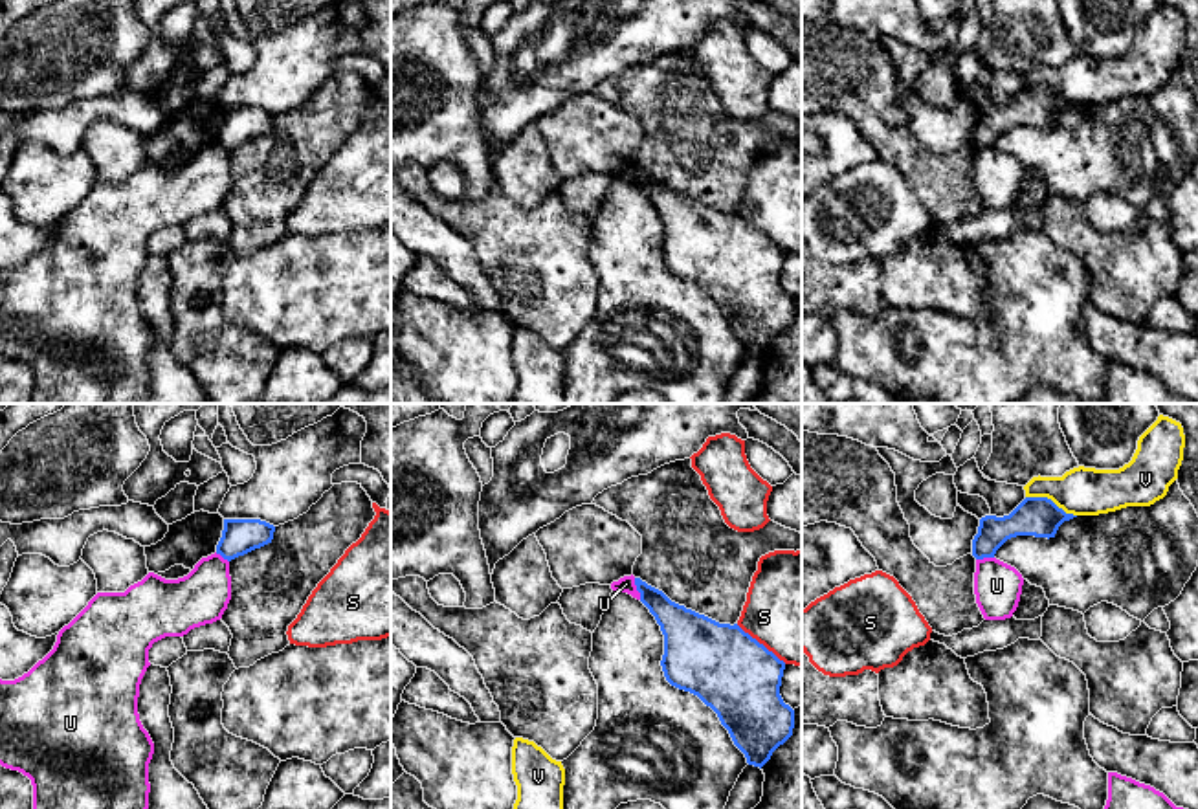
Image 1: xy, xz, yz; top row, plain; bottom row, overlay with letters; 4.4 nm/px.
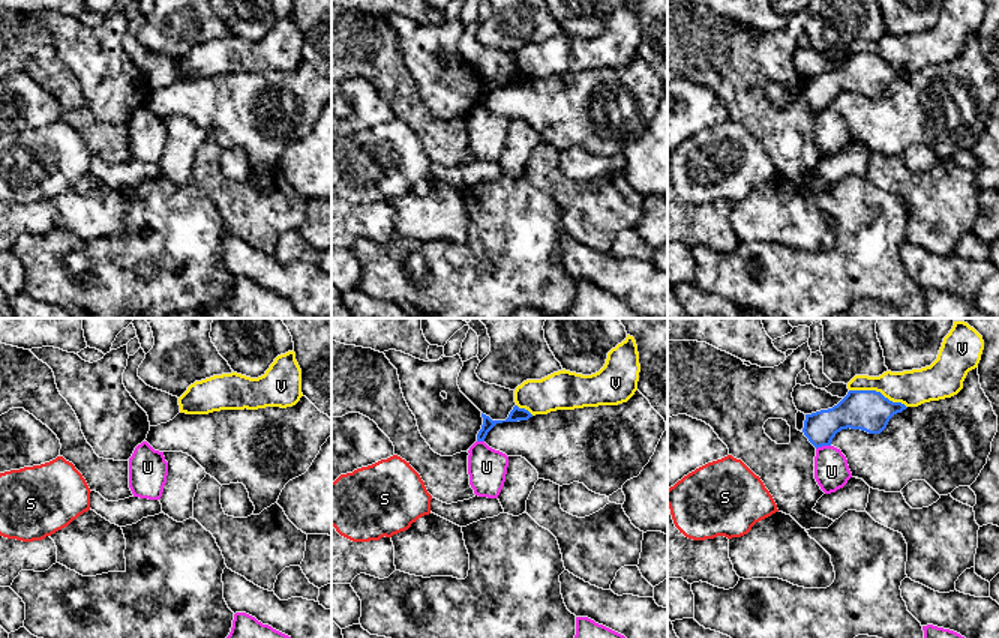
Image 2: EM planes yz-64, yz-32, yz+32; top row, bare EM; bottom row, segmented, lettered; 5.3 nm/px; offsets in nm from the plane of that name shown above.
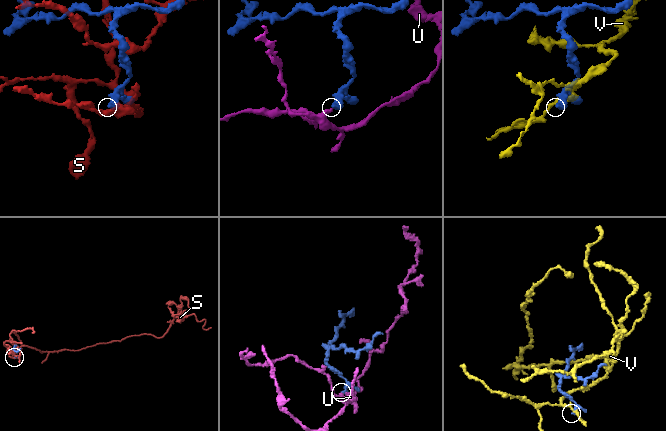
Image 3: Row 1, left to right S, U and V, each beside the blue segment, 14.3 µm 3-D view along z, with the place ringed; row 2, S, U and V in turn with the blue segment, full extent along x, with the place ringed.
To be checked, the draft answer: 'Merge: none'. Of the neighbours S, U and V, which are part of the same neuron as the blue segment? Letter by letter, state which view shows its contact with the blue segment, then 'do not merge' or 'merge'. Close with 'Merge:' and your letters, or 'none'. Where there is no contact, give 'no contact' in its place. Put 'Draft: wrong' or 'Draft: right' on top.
Draft: right
S: contact in xz; do not merge
U: contact in xz; do not merge
V: contact in yz; do not merge
Merge: none

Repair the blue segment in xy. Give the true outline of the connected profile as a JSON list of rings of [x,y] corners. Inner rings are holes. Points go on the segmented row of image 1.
[[[224,519],[216,554],[231,561],[273,539],[275,526],[261,519]]]

